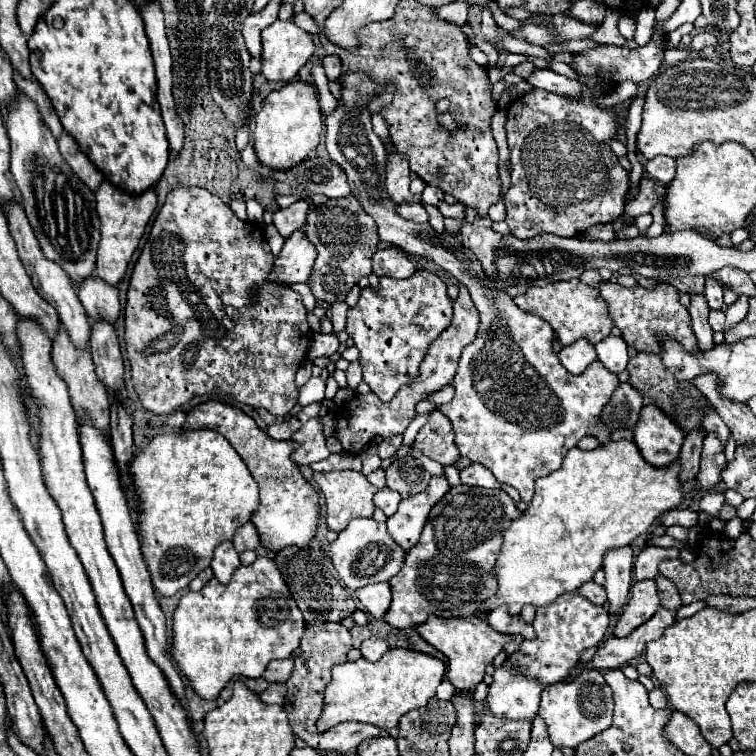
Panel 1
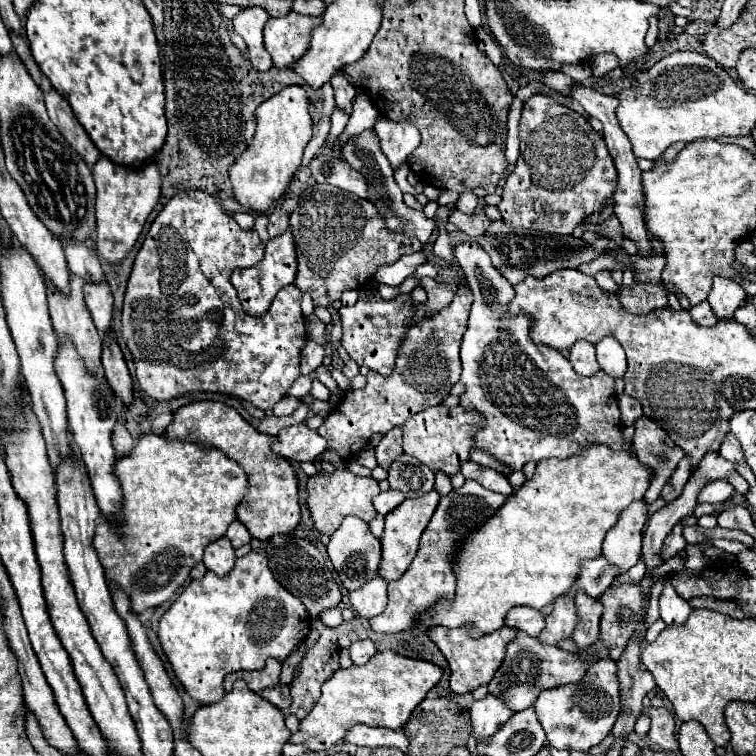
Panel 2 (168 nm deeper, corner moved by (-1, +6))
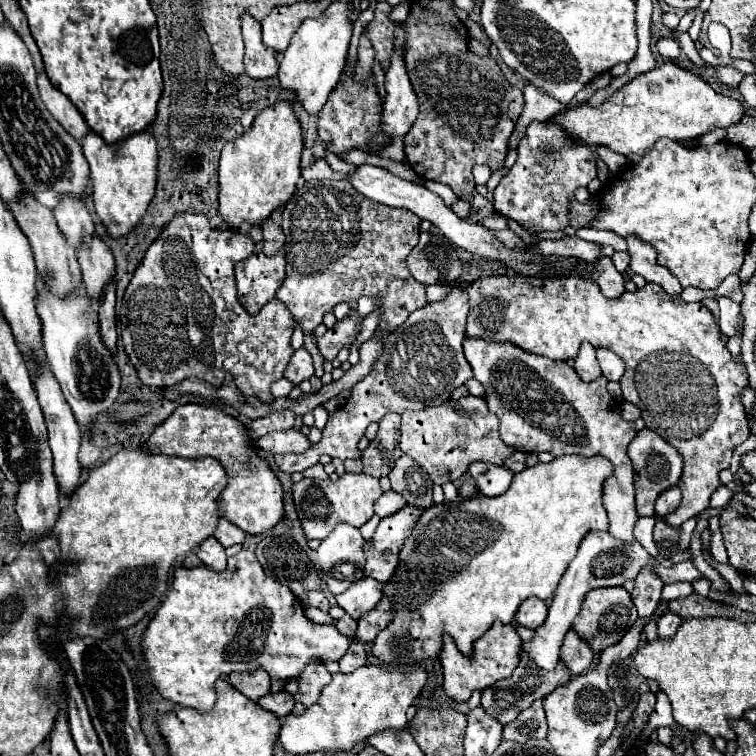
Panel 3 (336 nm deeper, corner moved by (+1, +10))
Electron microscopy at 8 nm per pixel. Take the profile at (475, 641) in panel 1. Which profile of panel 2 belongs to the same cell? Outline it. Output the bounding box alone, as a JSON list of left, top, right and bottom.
[427,625,517,693]

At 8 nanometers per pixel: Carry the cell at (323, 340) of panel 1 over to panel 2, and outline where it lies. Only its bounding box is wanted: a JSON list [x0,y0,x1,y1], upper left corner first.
[301,339,325,375]

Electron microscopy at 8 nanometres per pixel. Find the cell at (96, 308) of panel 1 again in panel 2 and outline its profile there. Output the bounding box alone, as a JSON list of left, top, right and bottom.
[65,241,105,283]

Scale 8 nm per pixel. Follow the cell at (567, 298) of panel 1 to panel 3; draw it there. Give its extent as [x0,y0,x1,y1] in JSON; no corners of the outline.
[465,275,749,527]

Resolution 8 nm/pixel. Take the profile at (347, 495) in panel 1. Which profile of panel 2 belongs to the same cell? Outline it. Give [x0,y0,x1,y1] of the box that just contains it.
[307,467,379,535]

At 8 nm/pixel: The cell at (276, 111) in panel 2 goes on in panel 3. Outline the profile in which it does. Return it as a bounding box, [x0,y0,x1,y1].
[219,101,303,229]

